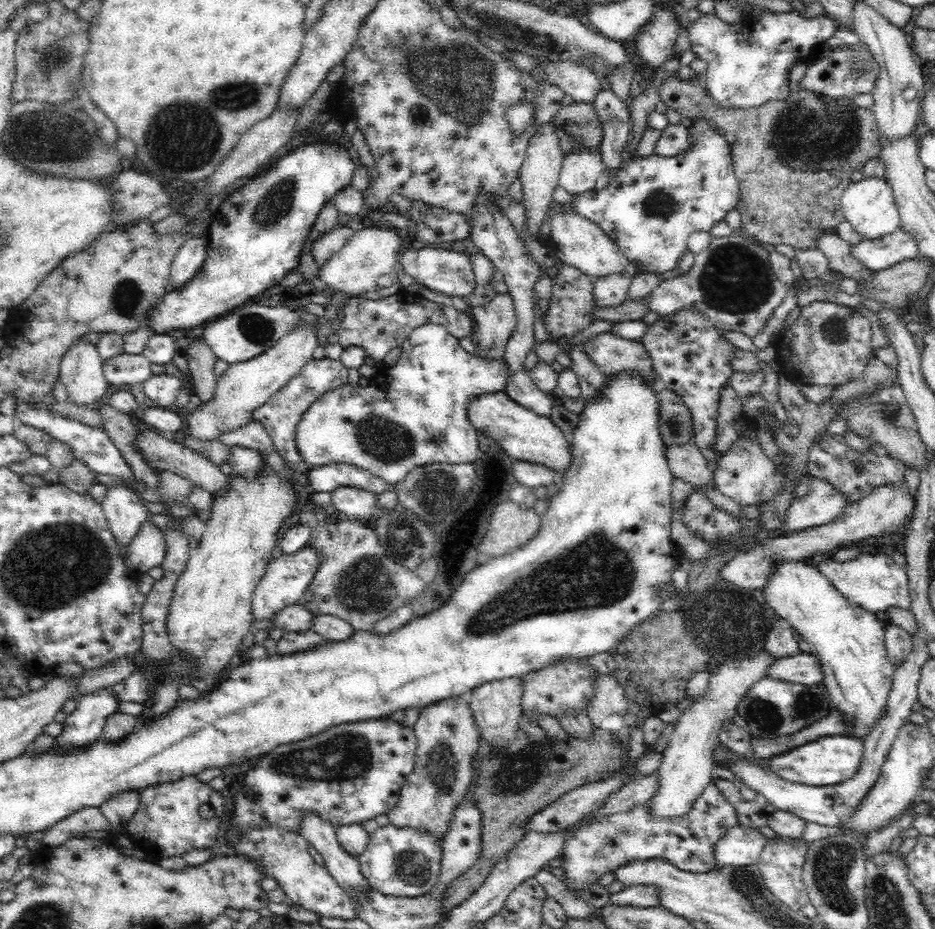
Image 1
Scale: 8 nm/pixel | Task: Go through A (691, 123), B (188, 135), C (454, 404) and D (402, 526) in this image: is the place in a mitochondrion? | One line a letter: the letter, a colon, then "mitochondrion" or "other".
A: other
B: mitochondrion
C: other
D: mitochondrion

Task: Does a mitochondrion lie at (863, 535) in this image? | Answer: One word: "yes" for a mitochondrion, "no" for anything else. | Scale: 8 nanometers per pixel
no

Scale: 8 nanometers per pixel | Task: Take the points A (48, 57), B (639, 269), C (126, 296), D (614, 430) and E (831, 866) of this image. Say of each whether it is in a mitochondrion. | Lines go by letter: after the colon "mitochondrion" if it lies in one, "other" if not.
A: mitochondrion
B: other
C: mitochondrion
D: other
E: mitochondrion

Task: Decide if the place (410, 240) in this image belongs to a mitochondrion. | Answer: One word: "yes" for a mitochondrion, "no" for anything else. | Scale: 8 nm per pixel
no

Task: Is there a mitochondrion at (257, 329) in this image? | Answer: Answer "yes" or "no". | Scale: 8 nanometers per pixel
yes

